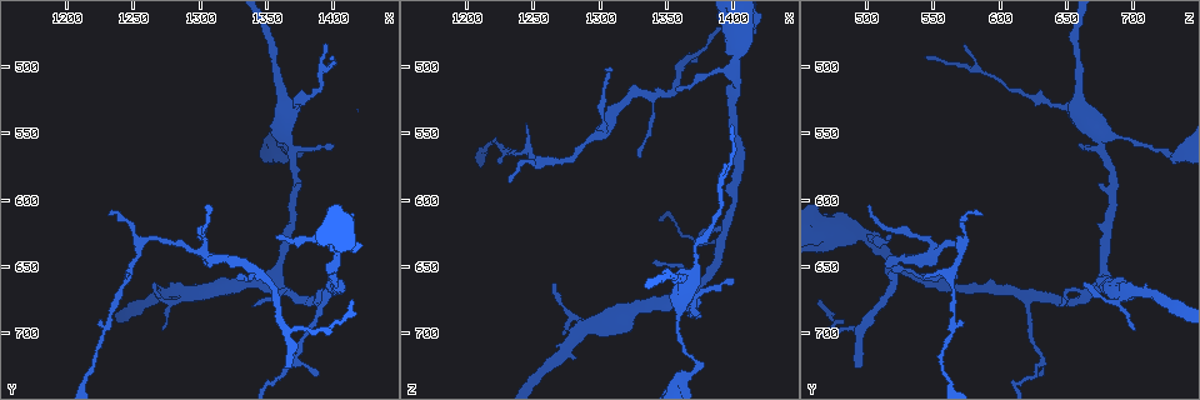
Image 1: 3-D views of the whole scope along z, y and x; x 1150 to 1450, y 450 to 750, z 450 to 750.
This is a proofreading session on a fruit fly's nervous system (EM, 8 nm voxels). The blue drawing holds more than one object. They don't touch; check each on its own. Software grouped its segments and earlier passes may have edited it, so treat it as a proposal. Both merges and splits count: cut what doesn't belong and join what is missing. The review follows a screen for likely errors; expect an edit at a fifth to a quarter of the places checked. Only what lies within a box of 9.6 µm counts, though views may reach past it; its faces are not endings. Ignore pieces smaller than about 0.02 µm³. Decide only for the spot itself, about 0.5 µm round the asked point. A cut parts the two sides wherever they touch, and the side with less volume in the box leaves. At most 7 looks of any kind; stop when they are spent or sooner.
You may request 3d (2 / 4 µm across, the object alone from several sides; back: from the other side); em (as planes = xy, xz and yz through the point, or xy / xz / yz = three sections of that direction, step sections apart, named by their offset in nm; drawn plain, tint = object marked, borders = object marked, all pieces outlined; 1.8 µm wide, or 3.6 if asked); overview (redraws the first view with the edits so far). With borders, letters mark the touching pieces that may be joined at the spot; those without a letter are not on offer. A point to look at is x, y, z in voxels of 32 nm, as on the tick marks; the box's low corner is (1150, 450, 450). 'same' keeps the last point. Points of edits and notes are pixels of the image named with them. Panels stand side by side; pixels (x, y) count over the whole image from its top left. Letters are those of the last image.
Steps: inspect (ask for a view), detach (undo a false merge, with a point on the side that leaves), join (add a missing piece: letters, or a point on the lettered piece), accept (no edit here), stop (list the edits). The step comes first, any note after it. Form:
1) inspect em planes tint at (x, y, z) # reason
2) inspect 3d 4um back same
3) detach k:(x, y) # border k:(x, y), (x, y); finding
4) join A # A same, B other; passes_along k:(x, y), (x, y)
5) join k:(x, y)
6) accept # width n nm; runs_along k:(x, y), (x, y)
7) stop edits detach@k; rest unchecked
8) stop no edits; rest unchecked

inspect em 3.6um planes borders at (1404, 626, 472) # sudden change in width

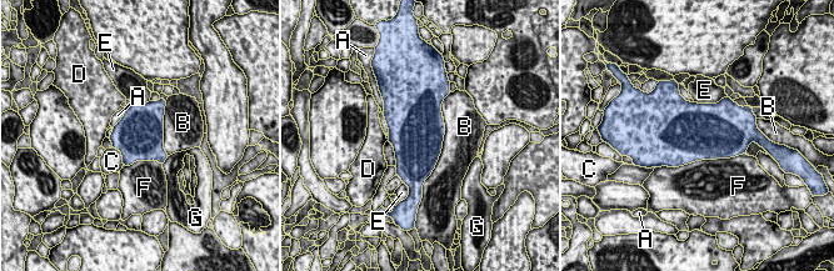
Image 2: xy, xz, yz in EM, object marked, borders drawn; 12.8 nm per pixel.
accept # longest_contact B 1050 nm; A other, B other, C other, D other, E other, F other, G other; border 2:(444, 100), (443, 147), (425, 179); one neuron here

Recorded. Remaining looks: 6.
inspect 3d 2um at (1306, 604, 502) # tapers out

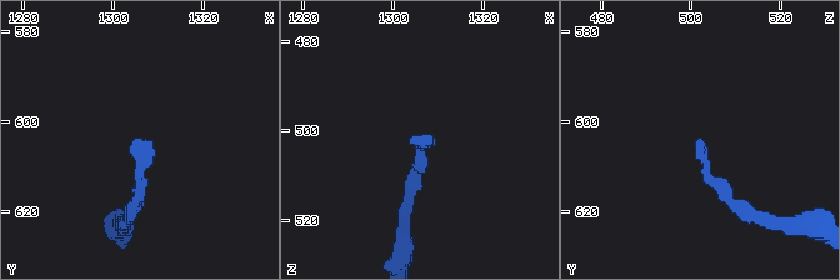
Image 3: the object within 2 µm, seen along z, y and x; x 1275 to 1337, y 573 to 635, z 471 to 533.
inspect em yz step 4 borders at (1307, 604, 502) # now the EM

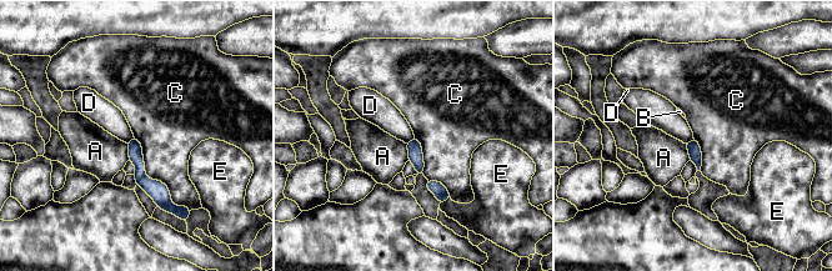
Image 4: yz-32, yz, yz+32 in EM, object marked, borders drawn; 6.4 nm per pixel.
accept # width 80 nm; A other, B other, C other, D other, E other; runs_along 4:(133, 142), (140, 176), (168, 206); no lettered piece goes on from it

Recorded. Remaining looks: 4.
inspect em planes borders at (1398, 494, 544) # free end

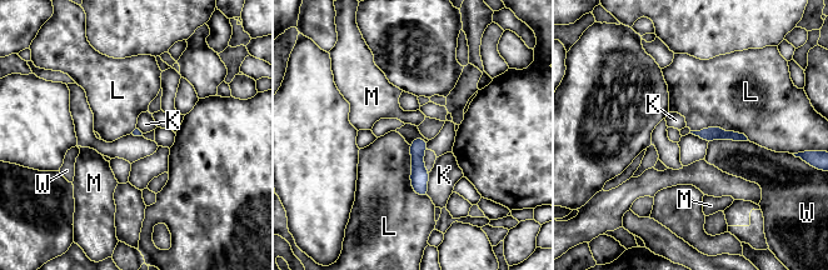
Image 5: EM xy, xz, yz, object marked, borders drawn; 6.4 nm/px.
accept # K other, L other, M other, W other; runs_along 5:(418, 141), (419, 185), (424, 193); none of them fits

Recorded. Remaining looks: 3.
stop no edits; rest unchecked

